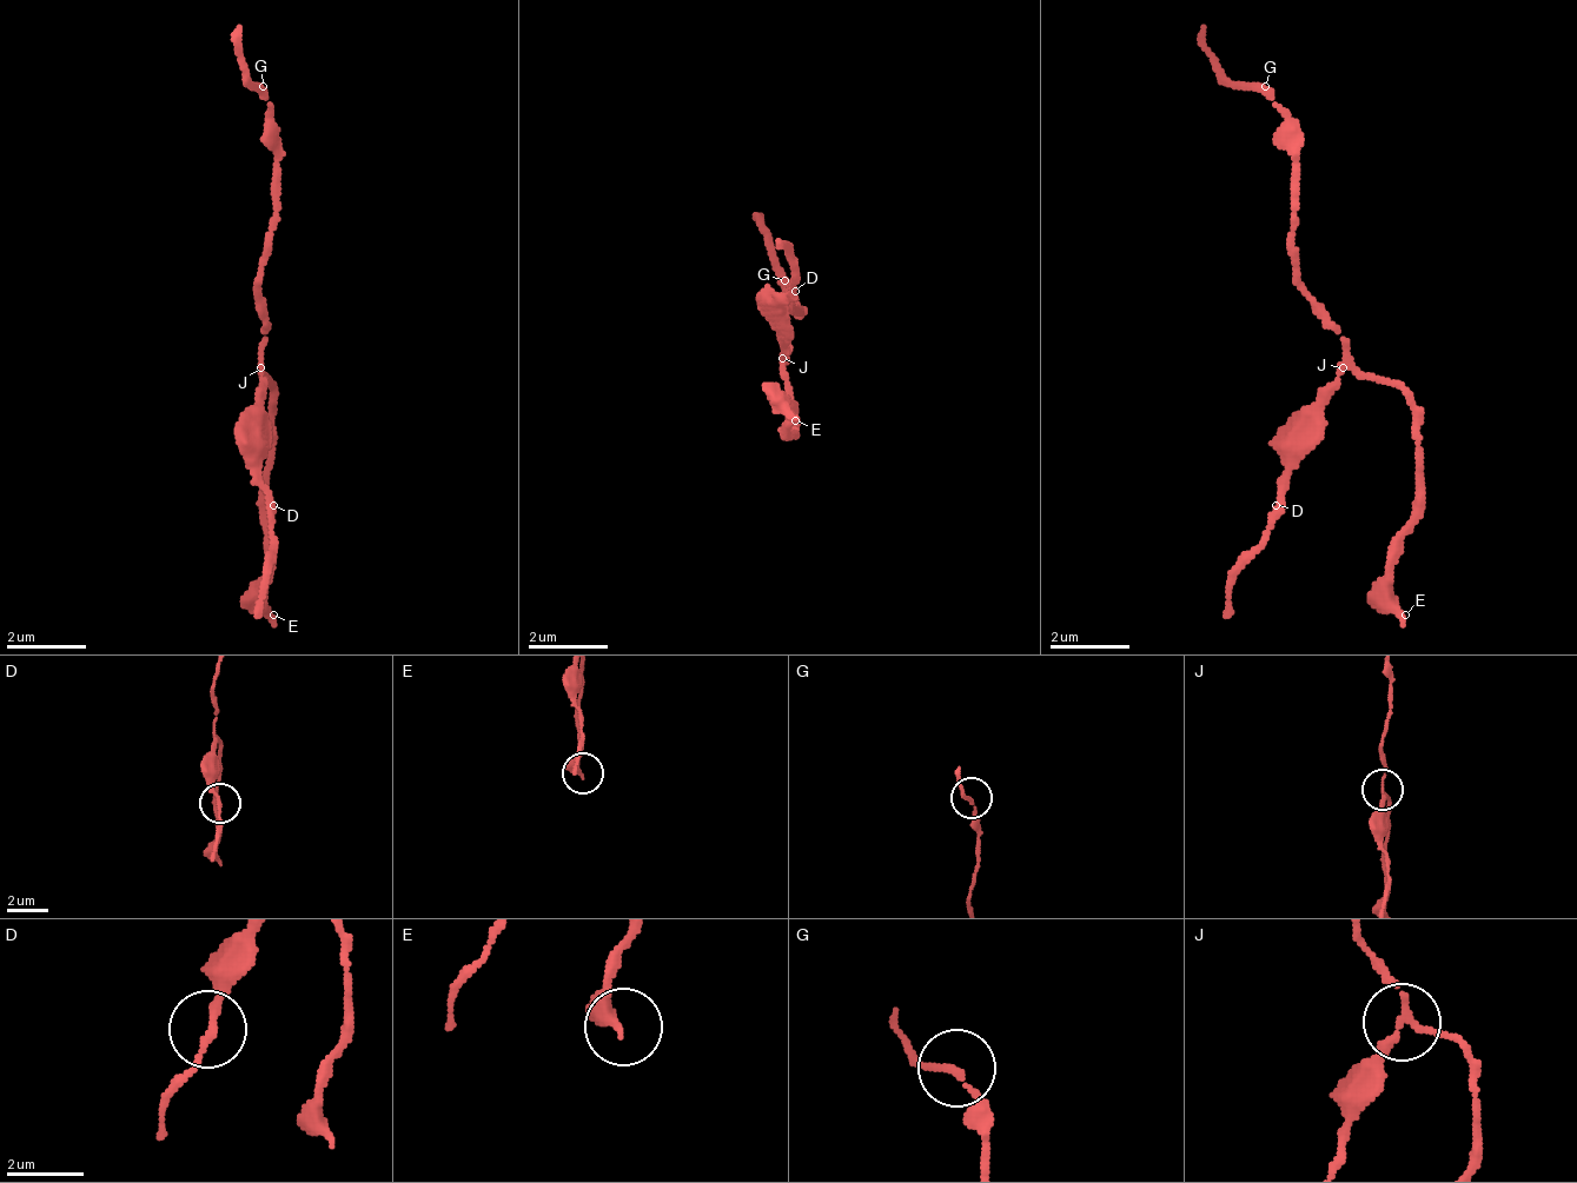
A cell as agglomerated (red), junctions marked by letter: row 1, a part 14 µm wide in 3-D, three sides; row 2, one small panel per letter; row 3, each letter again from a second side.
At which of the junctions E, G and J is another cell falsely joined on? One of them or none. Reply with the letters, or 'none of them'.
J

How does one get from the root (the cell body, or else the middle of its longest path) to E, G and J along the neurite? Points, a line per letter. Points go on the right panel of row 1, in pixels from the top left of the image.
E: (1325, 326), (1345, 356), (1365, 376), (1385, 376), (1415, 416), (1415, 534), (1395, 565), (1395, 604), (1405, 615)
G: (1325, 326), (1325, 306), (1296, 276), (1296, 117), (1265, 86)
J: (1325, 326), (1345, 345), (1345, 365)

